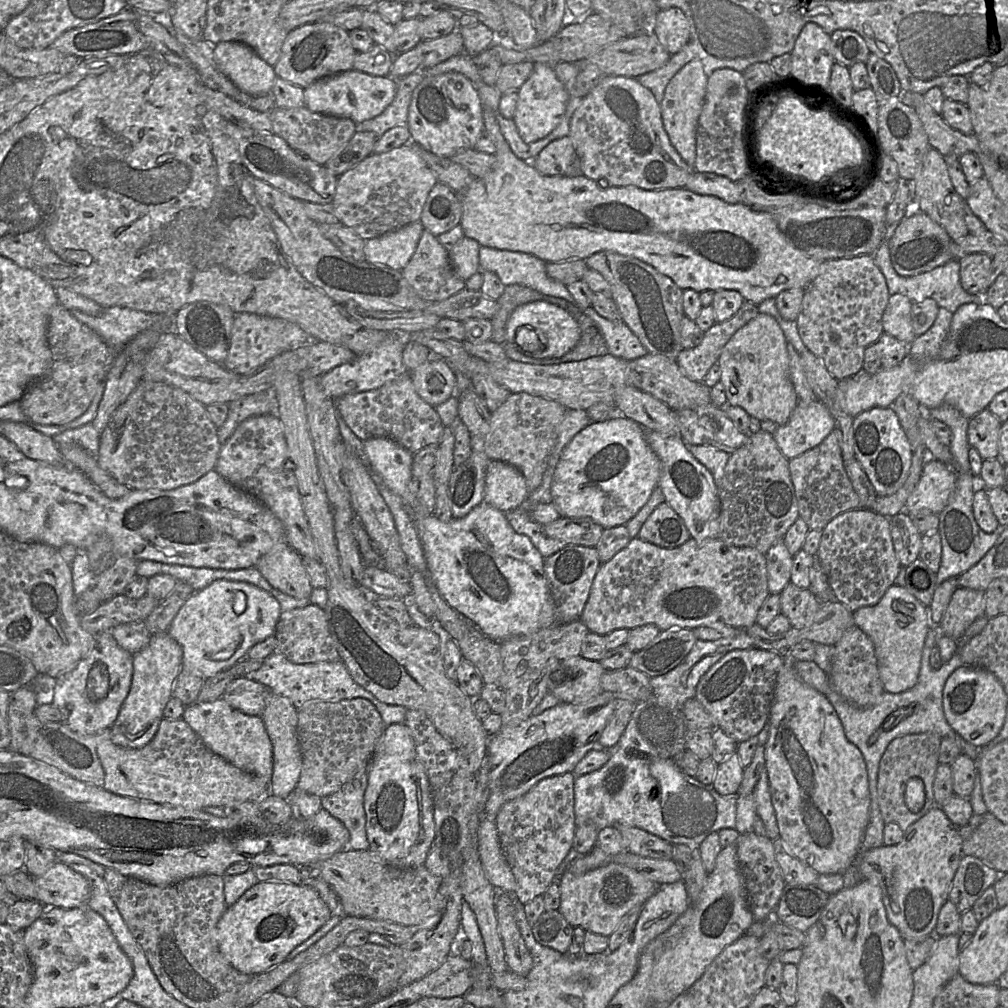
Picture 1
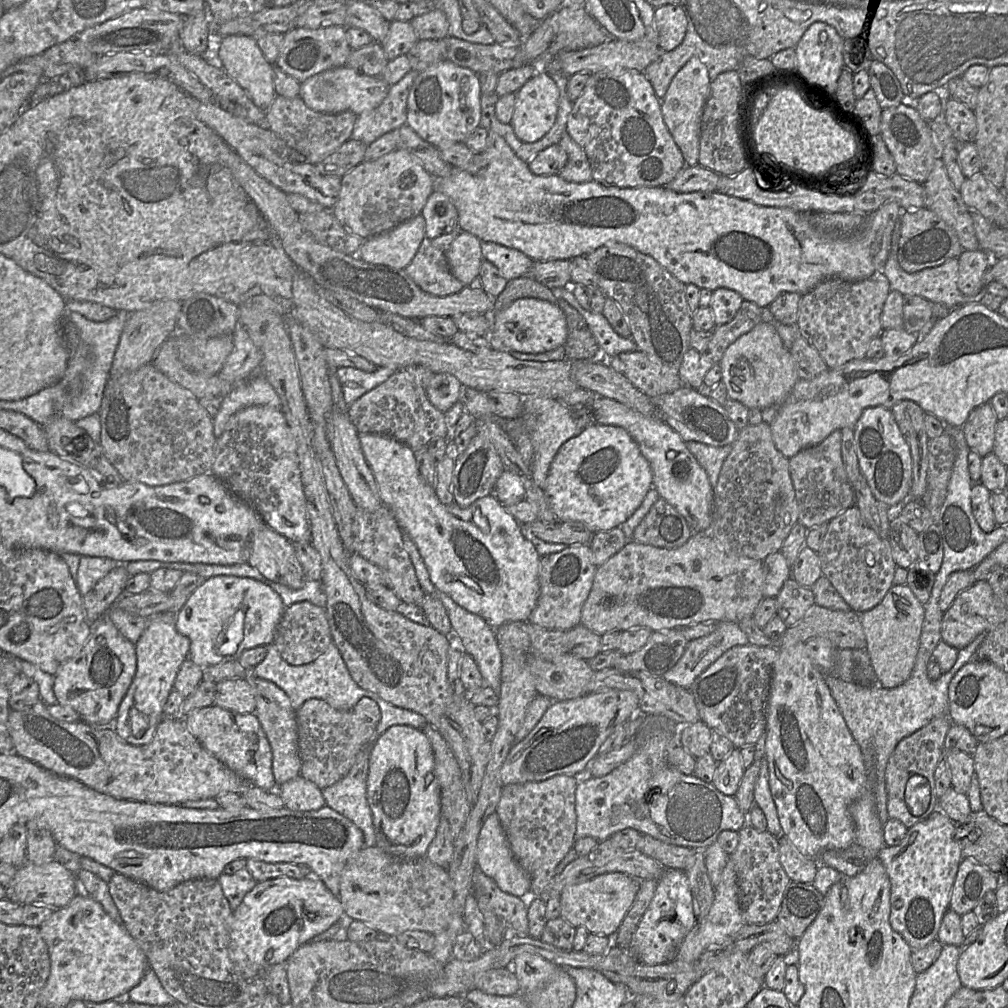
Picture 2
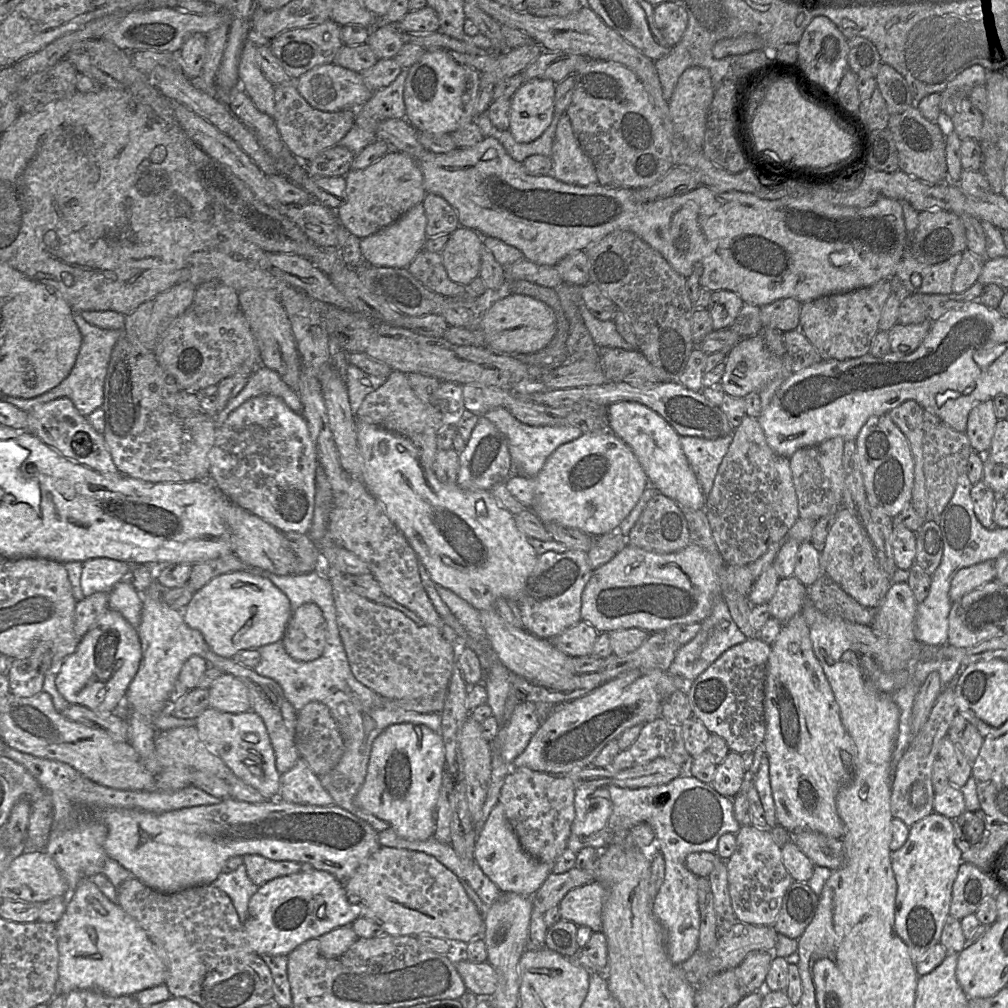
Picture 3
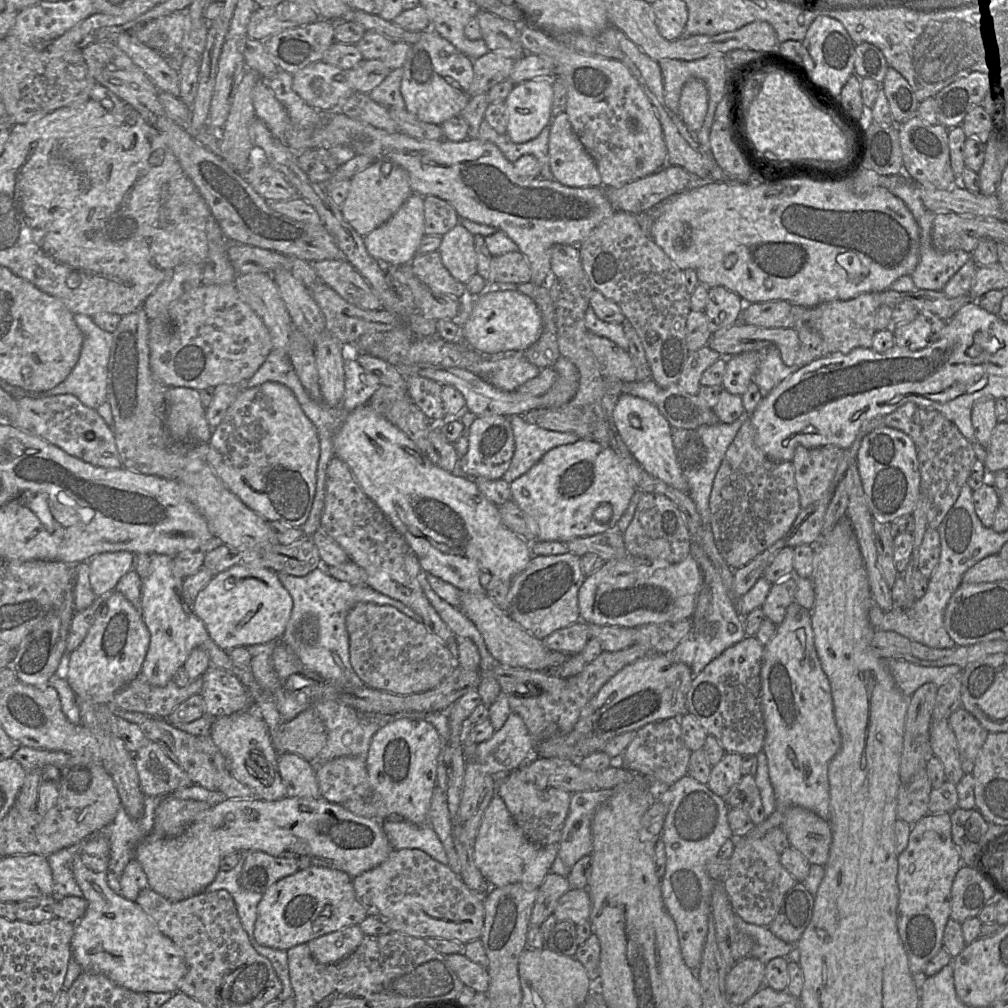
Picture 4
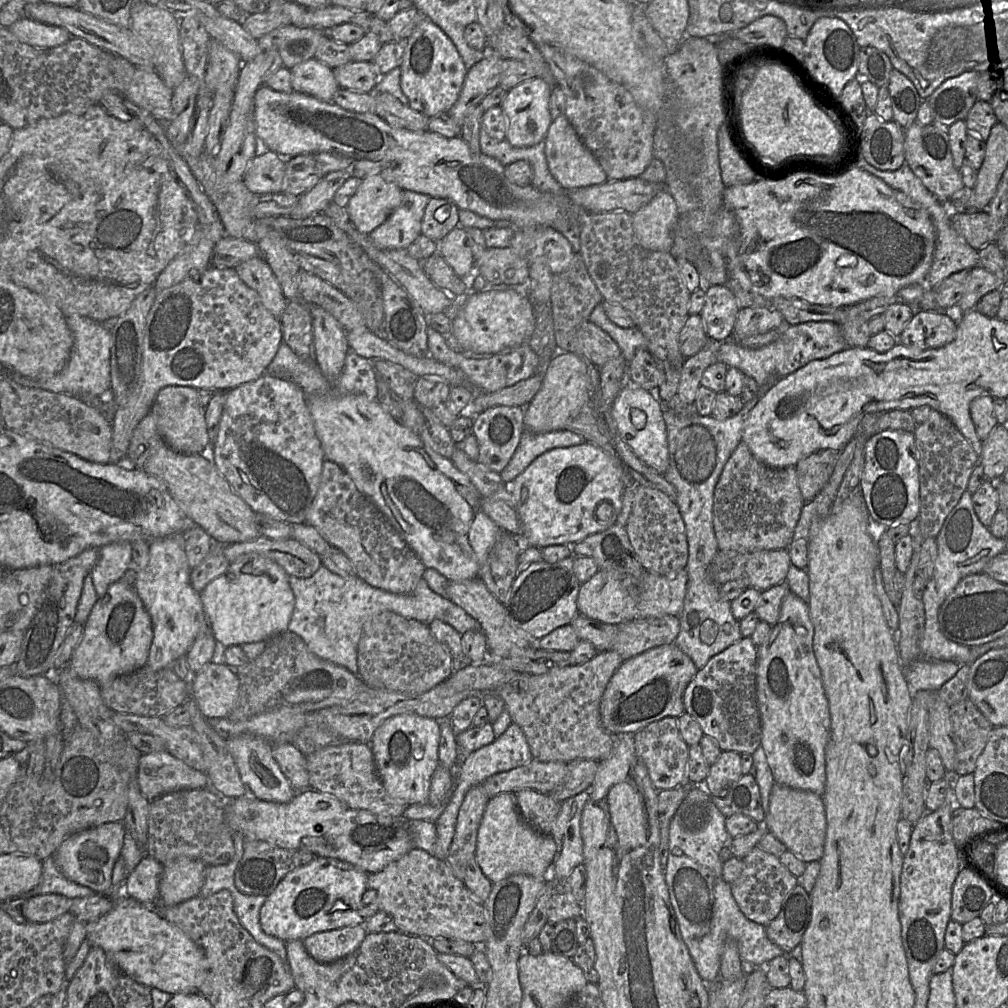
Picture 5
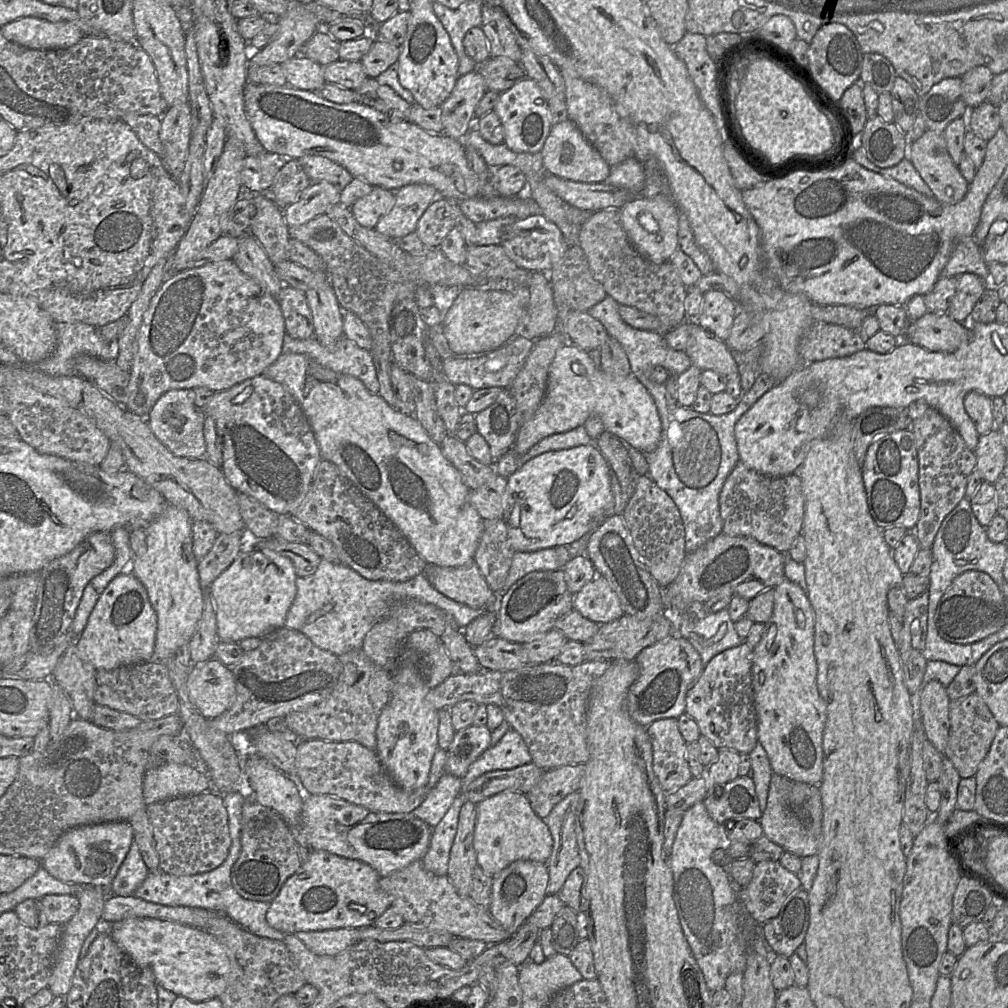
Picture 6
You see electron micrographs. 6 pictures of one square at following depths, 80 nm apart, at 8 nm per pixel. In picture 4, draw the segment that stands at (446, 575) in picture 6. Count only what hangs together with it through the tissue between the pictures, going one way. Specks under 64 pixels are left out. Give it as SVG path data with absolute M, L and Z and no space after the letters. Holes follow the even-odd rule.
M461 592L460 610L480 631L488 651L497 664L536 671L543 669L543 660L550 650L545 648L542 640L535 638L496 606L487 594Z

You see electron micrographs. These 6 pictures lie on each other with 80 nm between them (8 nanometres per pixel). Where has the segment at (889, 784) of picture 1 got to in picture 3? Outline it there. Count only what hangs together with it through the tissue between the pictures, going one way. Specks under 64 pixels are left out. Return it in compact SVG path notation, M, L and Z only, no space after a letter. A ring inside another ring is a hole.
M944 686L936 699L927 722L911 739L896 766L891 785L891 813L893 818L902 820L908 827L934 812L933 800L935 791L932 784L933 764L939 758L938 753L941 742L948 735L951 722L957 713L953 686ZM915 782L922 782L925 789L926 803L922 807L913 807L910 802L911 788Z

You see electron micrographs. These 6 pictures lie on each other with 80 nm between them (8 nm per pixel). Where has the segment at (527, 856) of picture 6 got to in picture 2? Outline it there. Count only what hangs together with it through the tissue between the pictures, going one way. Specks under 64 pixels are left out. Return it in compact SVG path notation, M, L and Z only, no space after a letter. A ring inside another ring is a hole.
M496 812L487 817L480 830L476 864L503 892L530 898L530 878L515 860Z

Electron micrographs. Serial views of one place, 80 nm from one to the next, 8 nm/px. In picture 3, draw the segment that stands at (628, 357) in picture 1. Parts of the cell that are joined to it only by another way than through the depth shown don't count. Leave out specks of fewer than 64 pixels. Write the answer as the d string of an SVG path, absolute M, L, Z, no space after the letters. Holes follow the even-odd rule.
M583 306L583 311L580 313L591 338L599 349L609 347L633 350L632 346L617 332L612 320L602 321L595 318L586 306Z

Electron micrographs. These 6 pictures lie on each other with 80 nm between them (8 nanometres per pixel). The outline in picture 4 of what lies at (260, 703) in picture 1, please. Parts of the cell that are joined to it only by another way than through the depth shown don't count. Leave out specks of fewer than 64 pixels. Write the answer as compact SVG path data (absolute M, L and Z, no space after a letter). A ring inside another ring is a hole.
M210 664L202 675L203 686L199 693L205 703L205 715L221 717L245 710L250 704L246 687L231 672Z

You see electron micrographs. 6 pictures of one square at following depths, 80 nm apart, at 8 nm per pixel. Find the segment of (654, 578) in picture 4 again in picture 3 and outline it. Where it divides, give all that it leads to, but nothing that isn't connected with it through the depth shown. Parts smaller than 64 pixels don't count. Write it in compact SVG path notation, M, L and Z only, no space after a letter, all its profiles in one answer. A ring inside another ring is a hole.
M690 542L690 544L688 544L684 549L680 551L660 554L647 551L626 543L625 547L609 562L593 570L592 576L586 584L582 593L581 621L592 625L598 631L598 633L609 633L611 631L630 628L639 628L649 633L663 632L664 630L675 624L701 623L711 613L715 602L721 598L722 589L718 579L718 575L712 568L707 553L700 546Z

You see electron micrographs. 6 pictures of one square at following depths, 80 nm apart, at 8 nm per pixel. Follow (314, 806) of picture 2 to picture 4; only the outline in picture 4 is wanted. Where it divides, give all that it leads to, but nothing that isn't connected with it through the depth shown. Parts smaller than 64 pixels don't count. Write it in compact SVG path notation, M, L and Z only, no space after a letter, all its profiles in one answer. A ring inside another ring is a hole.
M290 752L277 755L279 774L286 787L286 797L321 798L313 765Z

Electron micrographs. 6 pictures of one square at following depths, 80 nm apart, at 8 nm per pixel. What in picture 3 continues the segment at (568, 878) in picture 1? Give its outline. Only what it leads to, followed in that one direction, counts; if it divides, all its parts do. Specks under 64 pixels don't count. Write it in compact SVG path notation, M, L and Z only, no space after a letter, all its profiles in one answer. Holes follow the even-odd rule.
M597 880L570 890L559 903L562 920L577 926L588 926L593 932L602 932L602 908L607 890Z

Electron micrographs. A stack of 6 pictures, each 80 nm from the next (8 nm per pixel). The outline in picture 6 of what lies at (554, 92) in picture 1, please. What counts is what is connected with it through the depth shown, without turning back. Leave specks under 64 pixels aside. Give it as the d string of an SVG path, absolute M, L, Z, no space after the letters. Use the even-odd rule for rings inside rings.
M523 78L506 91L499 93L493 110L498 115L504 131L504 144L514 152L535 153L541 151L552 124L548 101L540 87L530 78Z

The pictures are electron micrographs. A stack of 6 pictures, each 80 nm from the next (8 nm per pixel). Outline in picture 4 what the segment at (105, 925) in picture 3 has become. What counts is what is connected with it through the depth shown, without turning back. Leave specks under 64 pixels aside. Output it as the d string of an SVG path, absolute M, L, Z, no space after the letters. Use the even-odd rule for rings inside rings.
M95 833L76 845L72 858L72 872L76 883L87 901L85 914L75 923L71 939L71 955L81 966L82 972L101 973L119 986L135 992L170 992L177 991L178 983L186 972L183 953L165 936L156 923L134 901L116 894L107 883L109 864L109 843L107 838Z

